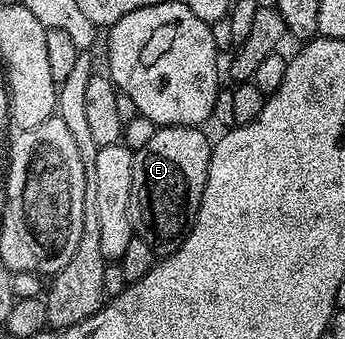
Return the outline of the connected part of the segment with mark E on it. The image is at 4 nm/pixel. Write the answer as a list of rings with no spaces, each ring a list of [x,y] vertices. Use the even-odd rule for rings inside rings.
[[[168,125],[155,128],[150,142],[145,147],[134,150],[132,163],[132,195],[130,196],[130,222],[134,236],[144,239],[155,254],[174,253],[182,245],[182,240],[190,234],[190,228],[202,206],[204,183],[208,179],[211,138],[202,134],[201,128],[192,125]]]

